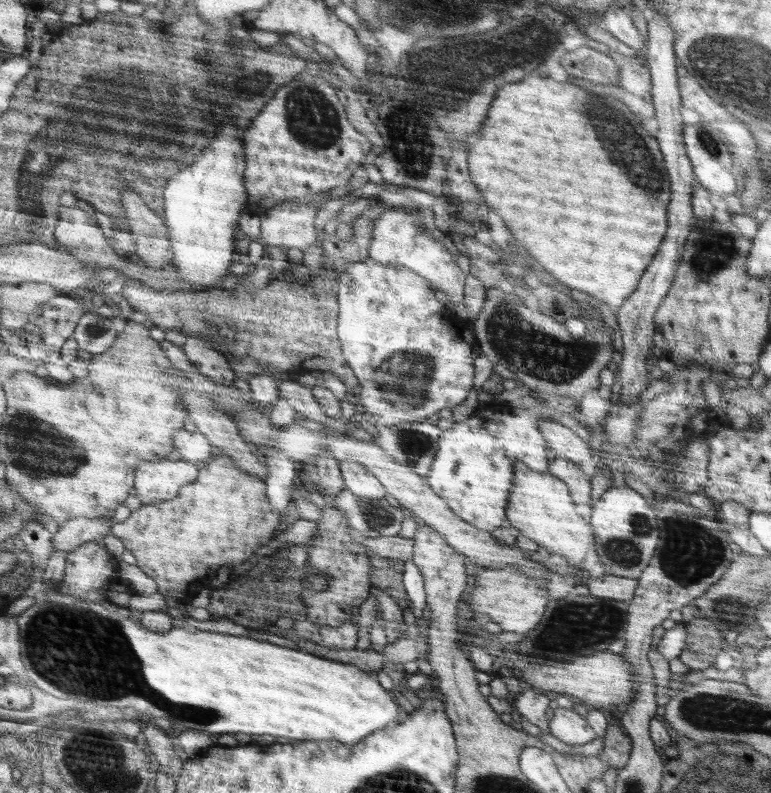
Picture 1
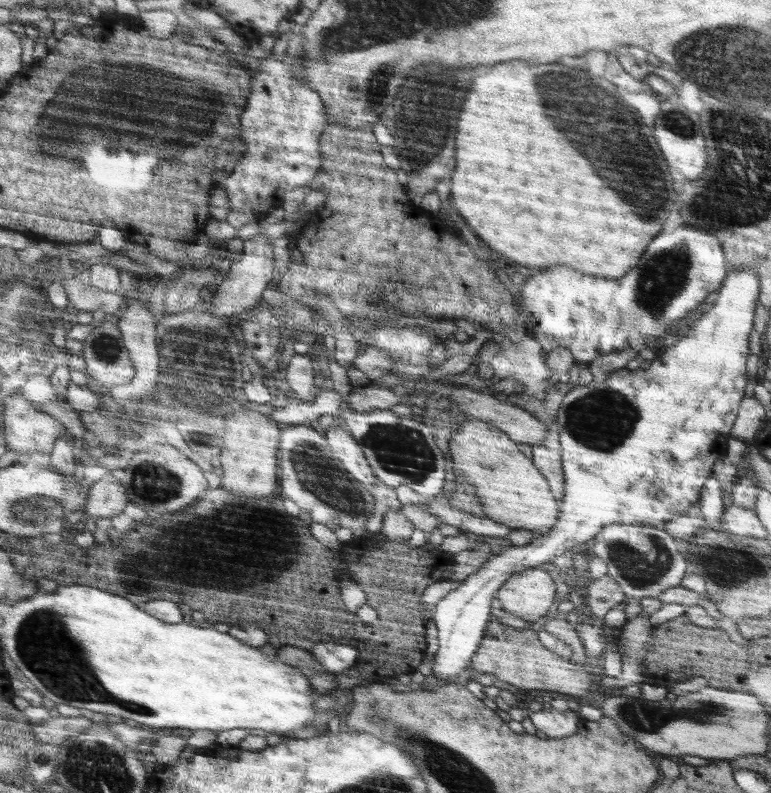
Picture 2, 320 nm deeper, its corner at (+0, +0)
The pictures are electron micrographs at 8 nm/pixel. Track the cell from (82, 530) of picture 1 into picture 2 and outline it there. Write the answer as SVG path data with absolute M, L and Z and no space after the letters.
M108 471L101 480L89 488L85 514L94 522L121 514L129 501L121 482Z

